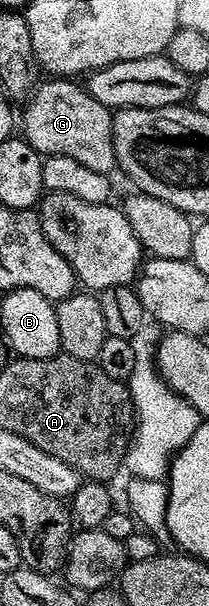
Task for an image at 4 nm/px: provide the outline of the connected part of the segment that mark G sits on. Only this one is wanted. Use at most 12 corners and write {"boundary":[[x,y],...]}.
{"boundary":[[71,78],[41,82],[23,138],[41,156],[117,166],[113,112]]}

